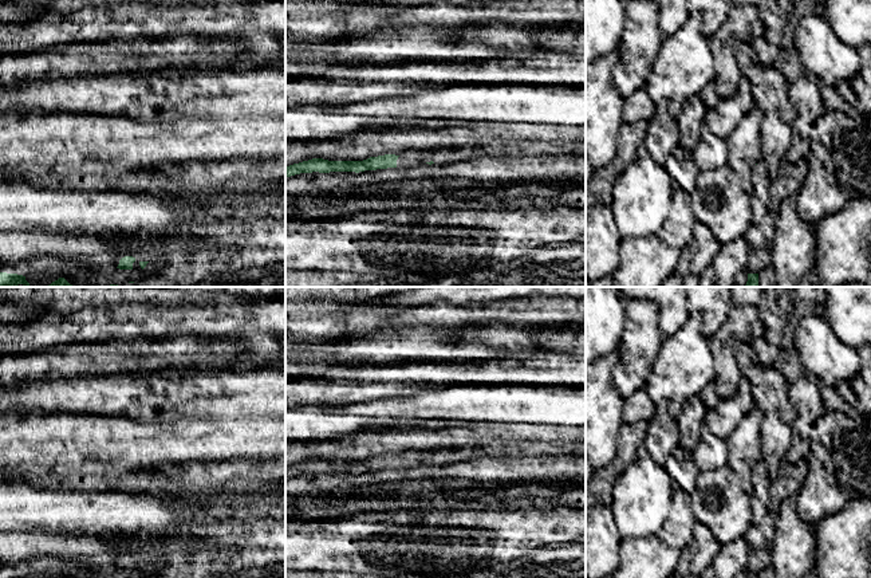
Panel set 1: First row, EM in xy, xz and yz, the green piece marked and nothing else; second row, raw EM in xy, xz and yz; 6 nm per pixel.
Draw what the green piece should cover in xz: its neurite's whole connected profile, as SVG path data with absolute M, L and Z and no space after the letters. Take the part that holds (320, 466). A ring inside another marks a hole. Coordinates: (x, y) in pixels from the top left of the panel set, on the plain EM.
M511 441L493 443L484 448L462 448L437 452L409 452L401 456L385 455L370 457L363 461L328 461L312 459L285 467L285 479L300 473L330 473L330 472L364 472L387 468L415 467L419 464L453 464L474 460L484 456L539 456L539 455L586 455L586 443L567 441L561 444L545 441Z

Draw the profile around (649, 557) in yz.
M658 535L620 542L620 563L611 578L670 578L677 573L681 548L665 544Z

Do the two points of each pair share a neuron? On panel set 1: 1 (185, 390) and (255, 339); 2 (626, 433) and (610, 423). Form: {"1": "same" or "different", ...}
{"1": "different", "2": "different"}

